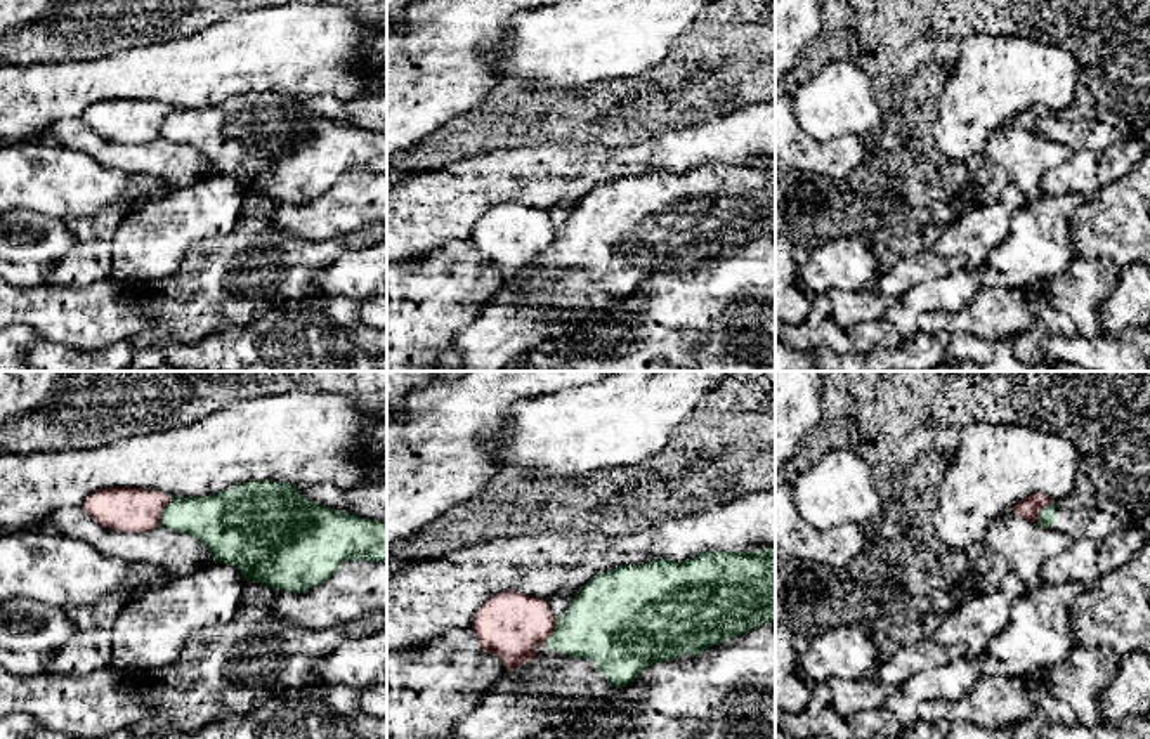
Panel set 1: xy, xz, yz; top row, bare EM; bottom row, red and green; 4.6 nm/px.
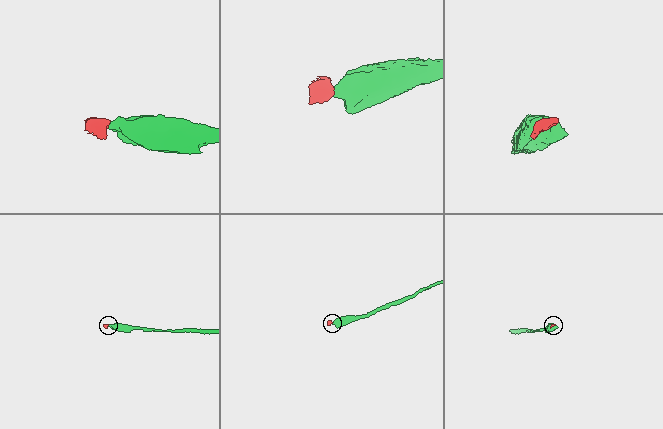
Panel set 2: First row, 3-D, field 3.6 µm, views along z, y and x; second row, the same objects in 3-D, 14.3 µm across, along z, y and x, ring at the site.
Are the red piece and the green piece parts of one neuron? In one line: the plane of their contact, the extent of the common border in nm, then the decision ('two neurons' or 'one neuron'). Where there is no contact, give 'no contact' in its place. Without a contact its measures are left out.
xy | 140 nm | two neurons

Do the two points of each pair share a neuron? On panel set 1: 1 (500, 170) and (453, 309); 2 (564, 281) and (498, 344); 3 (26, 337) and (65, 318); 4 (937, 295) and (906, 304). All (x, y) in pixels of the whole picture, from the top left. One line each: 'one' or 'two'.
1: two
2: one
3: two
4: one

